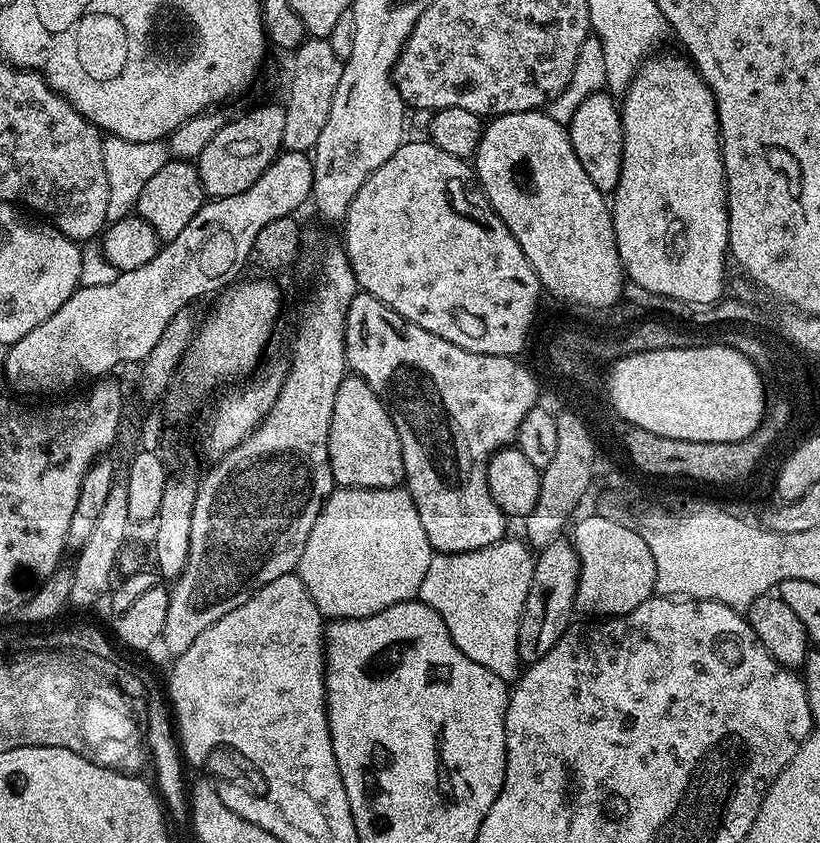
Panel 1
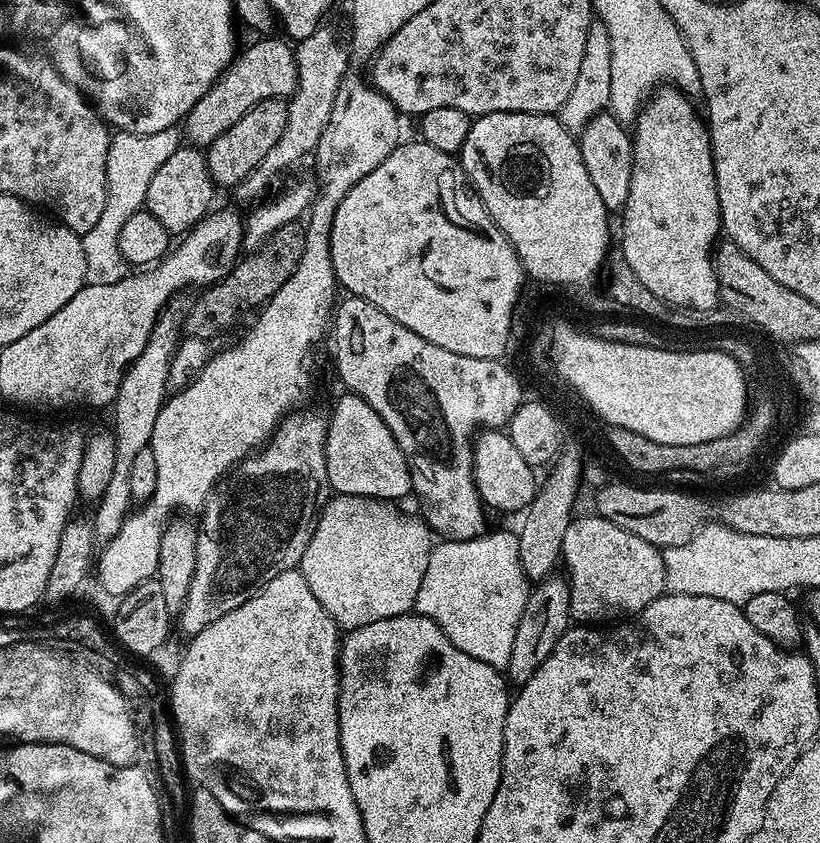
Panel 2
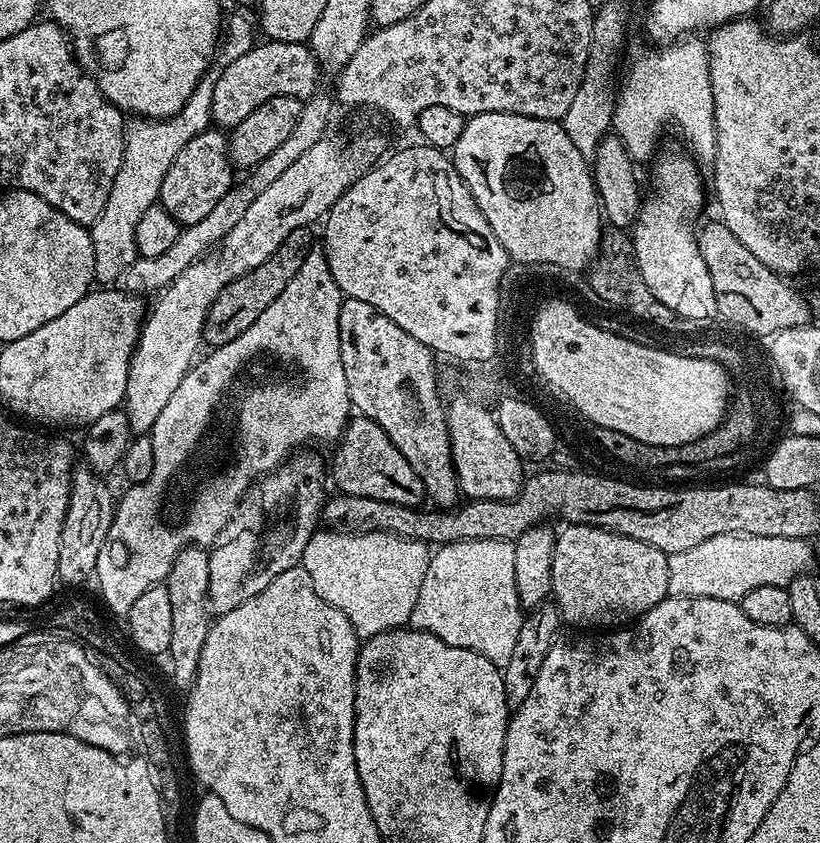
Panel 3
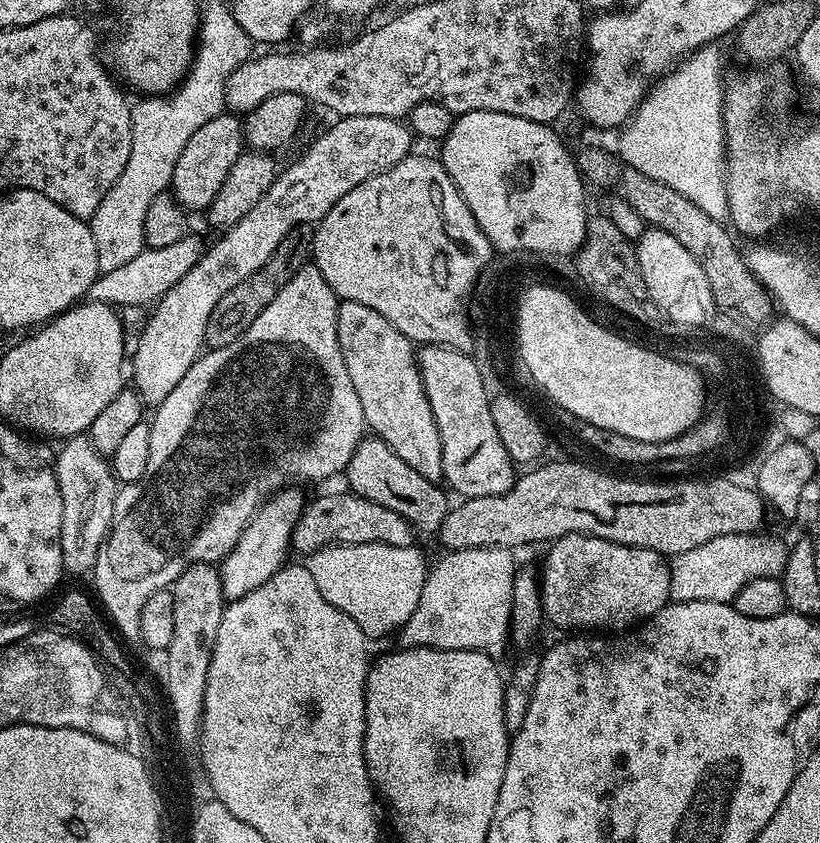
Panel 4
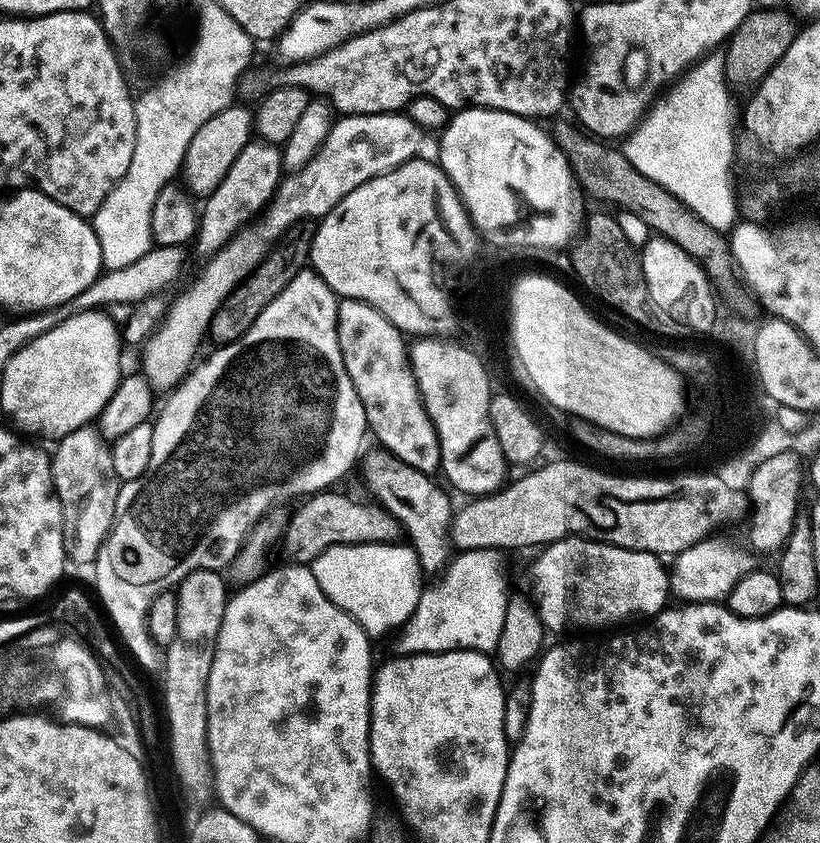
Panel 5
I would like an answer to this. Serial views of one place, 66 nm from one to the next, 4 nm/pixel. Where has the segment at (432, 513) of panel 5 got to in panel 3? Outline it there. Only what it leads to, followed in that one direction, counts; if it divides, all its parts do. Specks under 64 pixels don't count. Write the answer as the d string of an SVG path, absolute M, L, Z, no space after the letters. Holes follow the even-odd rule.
M353 415L344 427L334 451L332 464L330 460L330 480L340 487L337 489L343 495L378 498L382 502L394 502L407 508L425 503L424 487L418 474L414 474L414 466L406 462L402 450L394 446L386 430L382 430L382 426L378 426L378 422L369 416Z

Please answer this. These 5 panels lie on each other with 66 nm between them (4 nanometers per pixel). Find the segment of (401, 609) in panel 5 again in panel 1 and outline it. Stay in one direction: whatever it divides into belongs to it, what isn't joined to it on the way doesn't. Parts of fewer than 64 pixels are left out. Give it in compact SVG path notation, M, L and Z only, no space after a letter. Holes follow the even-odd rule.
M337 487L327 500L324 501L322 510L314 522L314 530L310 530L310 538L306 538L306 550L302 550L302 558L298 565L298 575L310 598L320 607L320 614L332 620L353 620L354 618L370 618L370 614L378 614L397 602L415 600L418 596L418 585L422 578L426 578L426 566L430 566L430 558L433 555L430 546L430 538L426 538L426 529L422 526L422 518L418 518L418 510L412 501L407 487L394 488L342 488Z

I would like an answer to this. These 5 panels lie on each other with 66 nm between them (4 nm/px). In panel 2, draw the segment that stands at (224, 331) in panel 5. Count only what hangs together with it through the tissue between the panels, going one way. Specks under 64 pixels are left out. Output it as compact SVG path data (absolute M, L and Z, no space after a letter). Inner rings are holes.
M301 221L279 227L262 247L241 257L222 280L201 291L203 293L185 313L183 333L187 337L212 338L232 327L248 310L263 307L297 269L304 249L305 225Z

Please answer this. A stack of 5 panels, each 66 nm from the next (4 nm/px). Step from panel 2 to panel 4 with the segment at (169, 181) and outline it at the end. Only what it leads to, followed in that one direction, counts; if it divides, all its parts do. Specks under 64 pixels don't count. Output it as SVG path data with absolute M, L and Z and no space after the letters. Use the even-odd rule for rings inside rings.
M221 114L205 122L190 137L190 142L186 142L186 150L182 150L174 166L170 191L181 208L207 210L214 202L218 190L222 190L222 182L226 182L234 162L238 162L245 148L244 126L239 115Z

